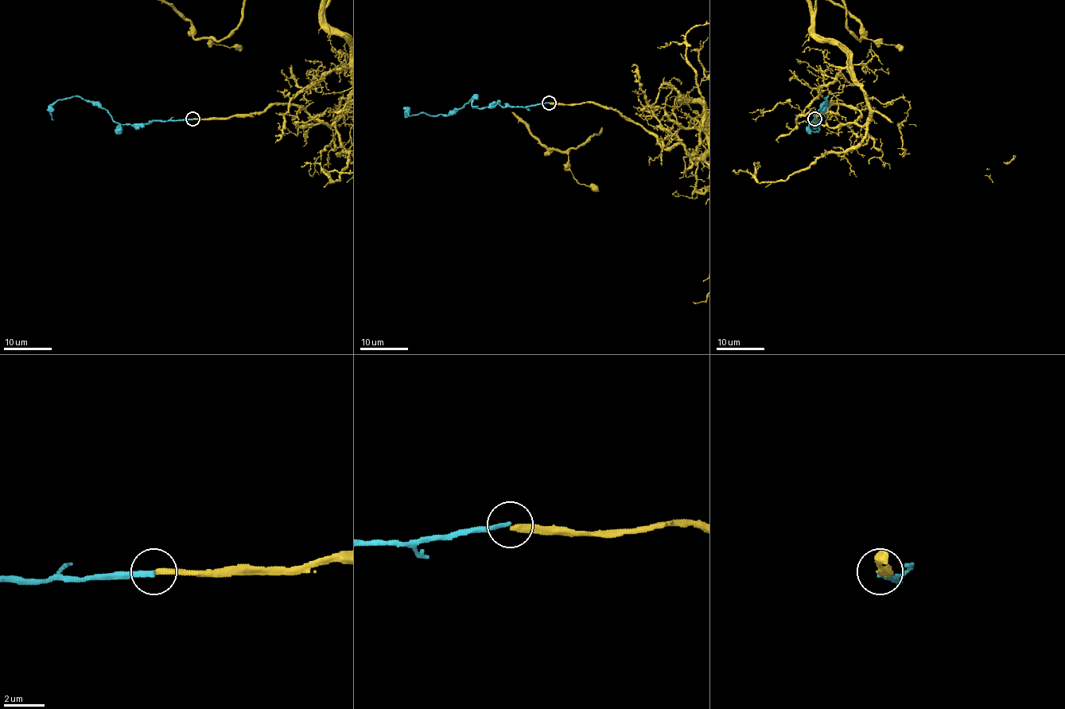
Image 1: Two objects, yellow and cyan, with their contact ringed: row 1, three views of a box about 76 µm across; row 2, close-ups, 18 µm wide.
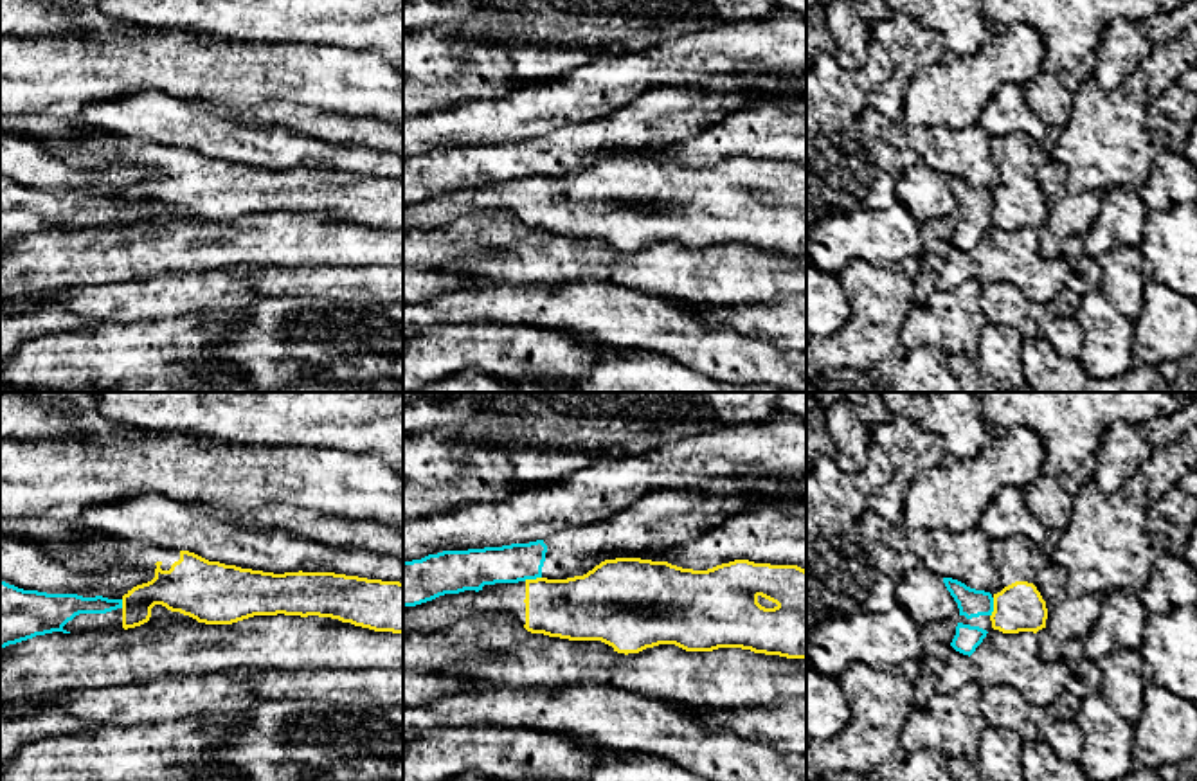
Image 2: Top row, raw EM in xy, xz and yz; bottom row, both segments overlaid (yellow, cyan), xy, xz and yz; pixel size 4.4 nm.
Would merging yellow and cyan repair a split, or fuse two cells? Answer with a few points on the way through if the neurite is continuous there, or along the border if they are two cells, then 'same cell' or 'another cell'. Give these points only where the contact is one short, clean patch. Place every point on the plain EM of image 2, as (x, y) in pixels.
another cell

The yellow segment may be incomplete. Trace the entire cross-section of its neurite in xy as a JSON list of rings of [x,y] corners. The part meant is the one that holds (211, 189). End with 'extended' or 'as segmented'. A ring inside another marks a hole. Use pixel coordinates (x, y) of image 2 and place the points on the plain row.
[[[38,115],[0,119],[0,131],[31,137],[47,146],[49,153],[77,169],[104,169],[117,160],[153,167],[155,175],[126,189],[103,194],[121,196],[122,203],[106,211],[79,211],[63,227],[70,230],[97,227],[128,227],[149,218],[151,205],[162,202],[205,221],[232,221],[254,212],[319,212],[331,214],[374,229],[403,230],[403,180],[367,176],[335,169],[263,169],[209,158],[194,149],[153,144],[137,139],[106,135],[92,137],[81,121],[45,119]]] | extended

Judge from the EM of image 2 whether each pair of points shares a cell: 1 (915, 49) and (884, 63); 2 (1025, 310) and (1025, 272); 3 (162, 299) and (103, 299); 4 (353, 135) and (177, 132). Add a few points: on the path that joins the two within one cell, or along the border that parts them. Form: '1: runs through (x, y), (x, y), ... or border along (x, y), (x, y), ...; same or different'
1: border along (872, 40), (891, 62), (893, 76), (888, 81); different
2: border along (985, 279), (1010, 281), (1030, 299), (1046, 305); different
3: runs through (148, 299), (117, 299); same
4: border along (256, 126), (283, 126), (339, 144); different

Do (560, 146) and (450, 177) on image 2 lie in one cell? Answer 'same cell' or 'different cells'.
same cell

